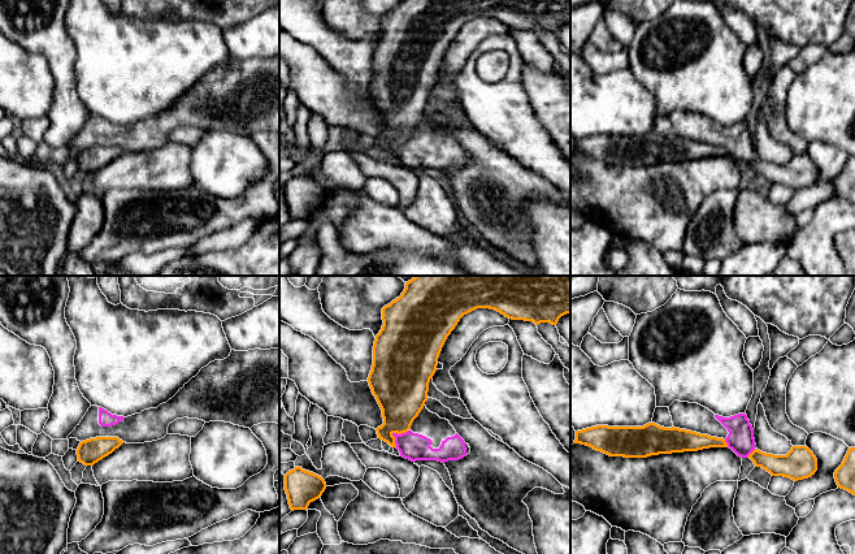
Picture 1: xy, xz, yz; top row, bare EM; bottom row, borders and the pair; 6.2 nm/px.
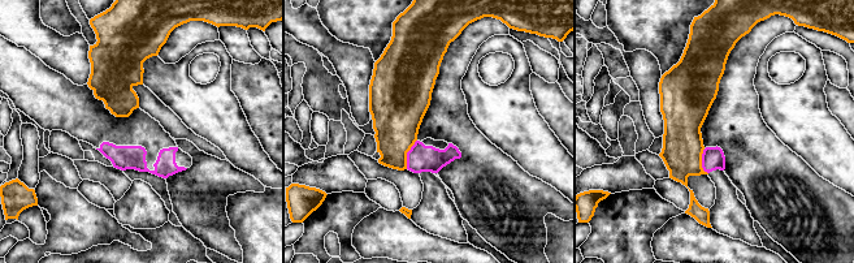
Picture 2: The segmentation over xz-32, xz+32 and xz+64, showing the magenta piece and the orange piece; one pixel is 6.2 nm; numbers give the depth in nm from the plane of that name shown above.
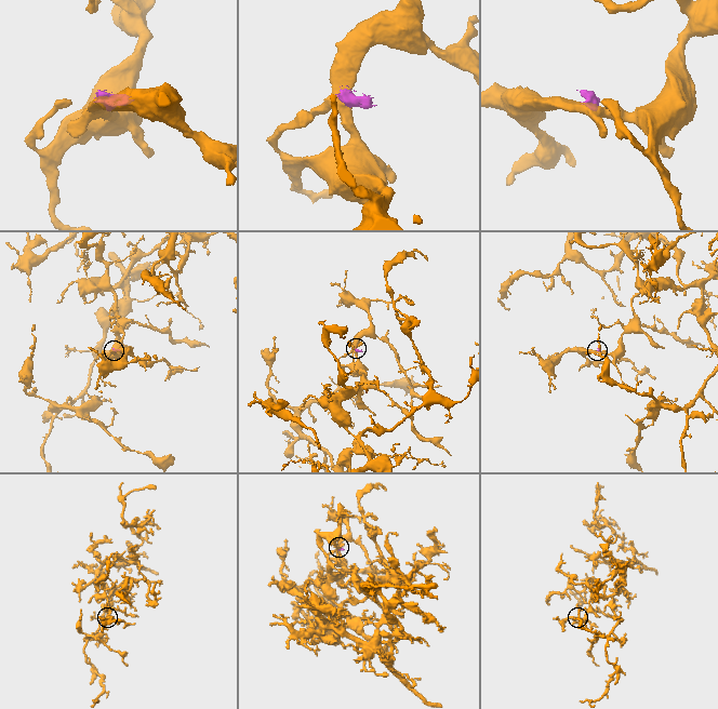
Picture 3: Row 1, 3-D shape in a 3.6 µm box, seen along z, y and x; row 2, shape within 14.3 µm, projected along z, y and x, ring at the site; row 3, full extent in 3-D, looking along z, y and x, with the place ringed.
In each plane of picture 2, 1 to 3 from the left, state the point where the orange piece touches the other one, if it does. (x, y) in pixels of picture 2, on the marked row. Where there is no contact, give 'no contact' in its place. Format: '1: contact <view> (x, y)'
1: no contact
2: contact xz+32 (407, 154)
3: contact xz+64 (702, 162)

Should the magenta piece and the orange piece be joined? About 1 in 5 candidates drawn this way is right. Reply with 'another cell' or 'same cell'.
another cell

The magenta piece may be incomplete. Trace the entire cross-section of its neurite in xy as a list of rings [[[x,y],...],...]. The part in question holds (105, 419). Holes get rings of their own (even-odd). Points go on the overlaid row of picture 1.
[[[279,349],[231,350],[226,359],[214,360],[201,368],[166,403],[140,414],[123,417],[91,406],[66,440],[77,438],[82,442],[96,437],[118,437],[126,443],[152,442],[164,438],[169,424],[183,417],[205,423],[225,421],[249,429],[261,423],[279,424]]]

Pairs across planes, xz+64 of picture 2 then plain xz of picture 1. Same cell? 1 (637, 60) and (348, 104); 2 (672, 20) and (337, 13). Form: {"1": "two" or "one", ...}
{"1": "two", "2": "one"}

